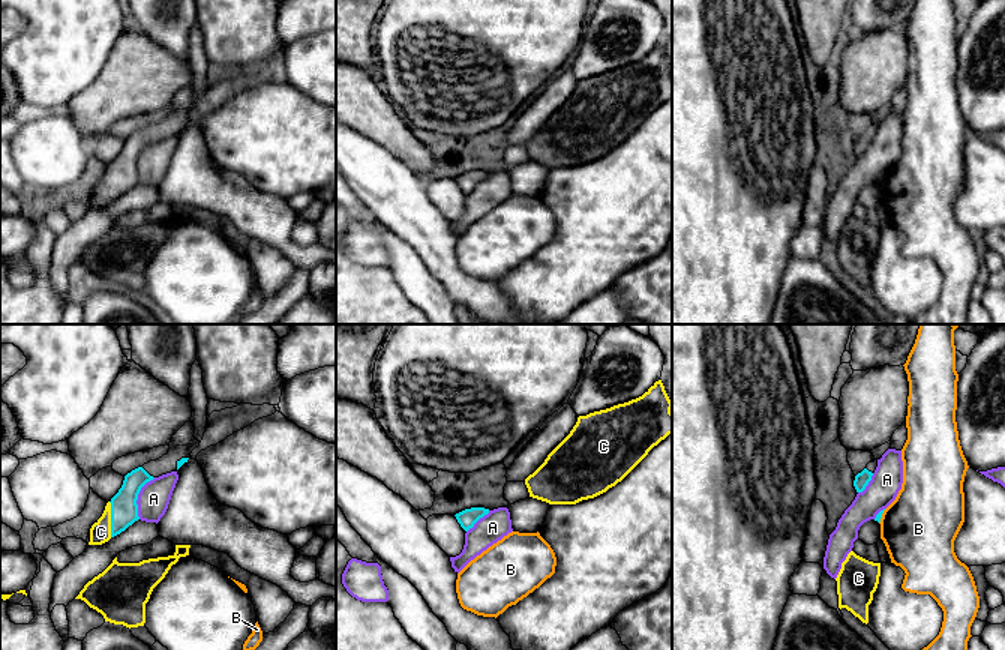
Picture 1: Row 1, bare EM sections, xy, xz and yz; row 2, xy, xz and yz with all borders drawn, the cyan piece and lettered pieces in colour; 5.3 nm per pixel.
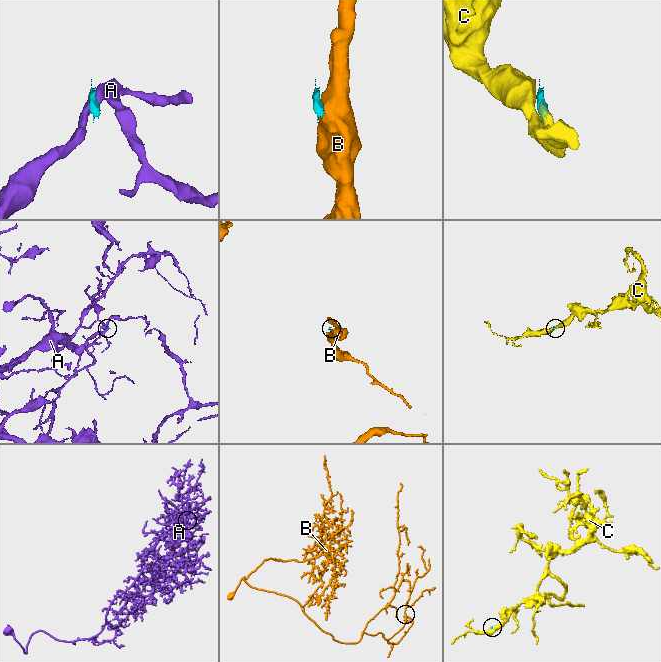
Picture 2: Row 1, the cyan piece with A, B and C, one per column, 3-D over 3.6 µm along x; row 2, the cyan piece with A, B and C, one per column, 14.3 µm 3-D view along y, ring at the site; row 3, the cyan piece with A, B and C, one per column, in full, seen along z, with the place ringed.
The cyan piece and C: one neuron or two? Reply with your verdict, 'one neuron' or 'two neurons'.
one neuron

